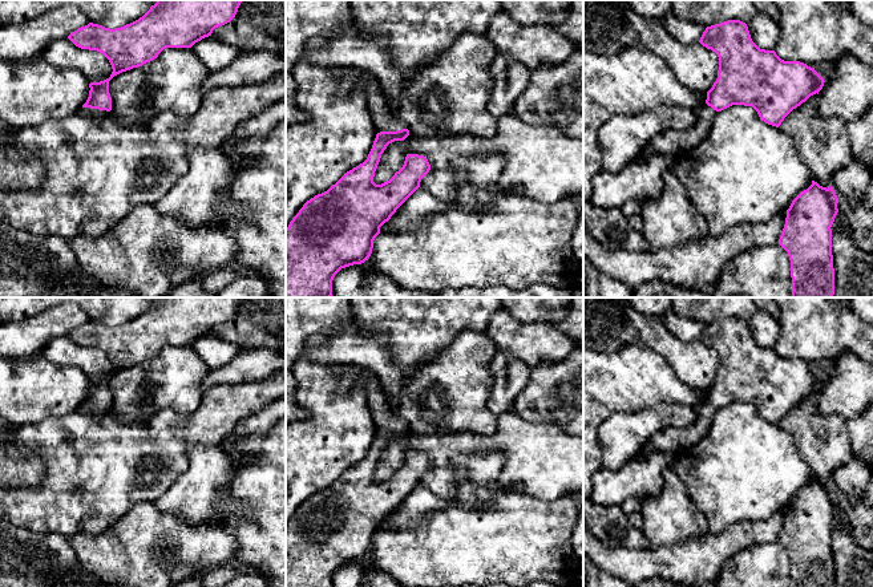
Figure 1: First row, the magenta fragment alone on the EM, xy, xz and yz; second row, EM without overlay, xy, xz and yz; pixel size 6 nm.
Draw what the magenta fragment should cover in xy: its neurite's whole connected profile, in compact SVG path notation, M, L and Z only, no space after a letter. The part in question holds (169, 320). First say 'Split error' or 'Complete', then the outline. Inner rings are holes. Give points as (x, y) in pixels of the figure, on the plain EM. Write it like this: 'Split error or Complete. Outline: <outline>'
Split error. Outline: M157 297L142 315L121 325L110 327L89 320L72 329L68 336L76 344L102 351L113 367L109 376L89 381L89 394L78 410L93 416L110 412L109 378L114 373L153 359L166 345L191 345L195 340L211 333L215 325L230 320L241 300L242 297Z

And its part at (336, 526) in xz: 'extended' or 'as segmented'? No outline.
extended

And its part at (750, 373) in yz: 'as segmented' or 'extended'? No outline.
extended

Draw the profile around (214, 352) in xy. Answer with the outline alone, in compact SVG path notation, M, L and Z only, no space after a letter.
M211 333L195 340L190 348L209 369L225 367L241 352L241 349L233 343L222 340Z

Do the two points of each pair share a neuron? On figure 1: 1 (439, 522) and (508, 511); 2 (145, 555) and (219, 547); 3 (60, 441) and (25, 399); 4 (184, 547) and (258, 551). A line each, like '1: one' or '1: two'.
1: one
2: one
3: two
4: two

